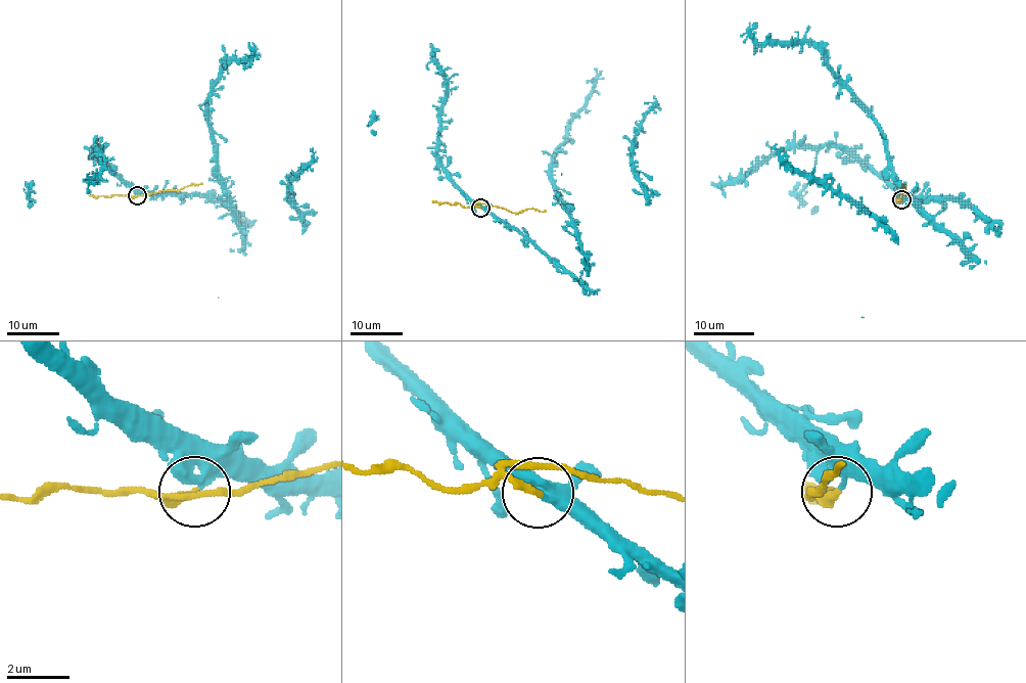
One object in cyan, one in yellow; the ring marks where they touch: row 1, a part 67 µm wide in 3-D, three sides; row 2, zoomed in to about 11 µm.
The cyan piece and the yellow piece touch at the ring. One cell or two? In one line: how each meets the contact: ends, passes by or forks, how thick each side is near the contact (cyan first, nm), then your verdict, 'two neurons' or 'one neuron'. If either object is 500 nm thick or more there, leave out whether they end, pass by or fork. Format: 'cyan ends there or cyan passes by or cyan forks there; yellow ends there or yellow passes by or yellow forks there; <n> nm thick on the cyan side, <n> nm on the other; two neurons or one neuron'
cyan ends there; yellow ends there; 380 nm thick on the cyan side, 260 nm on the other; two neurons

